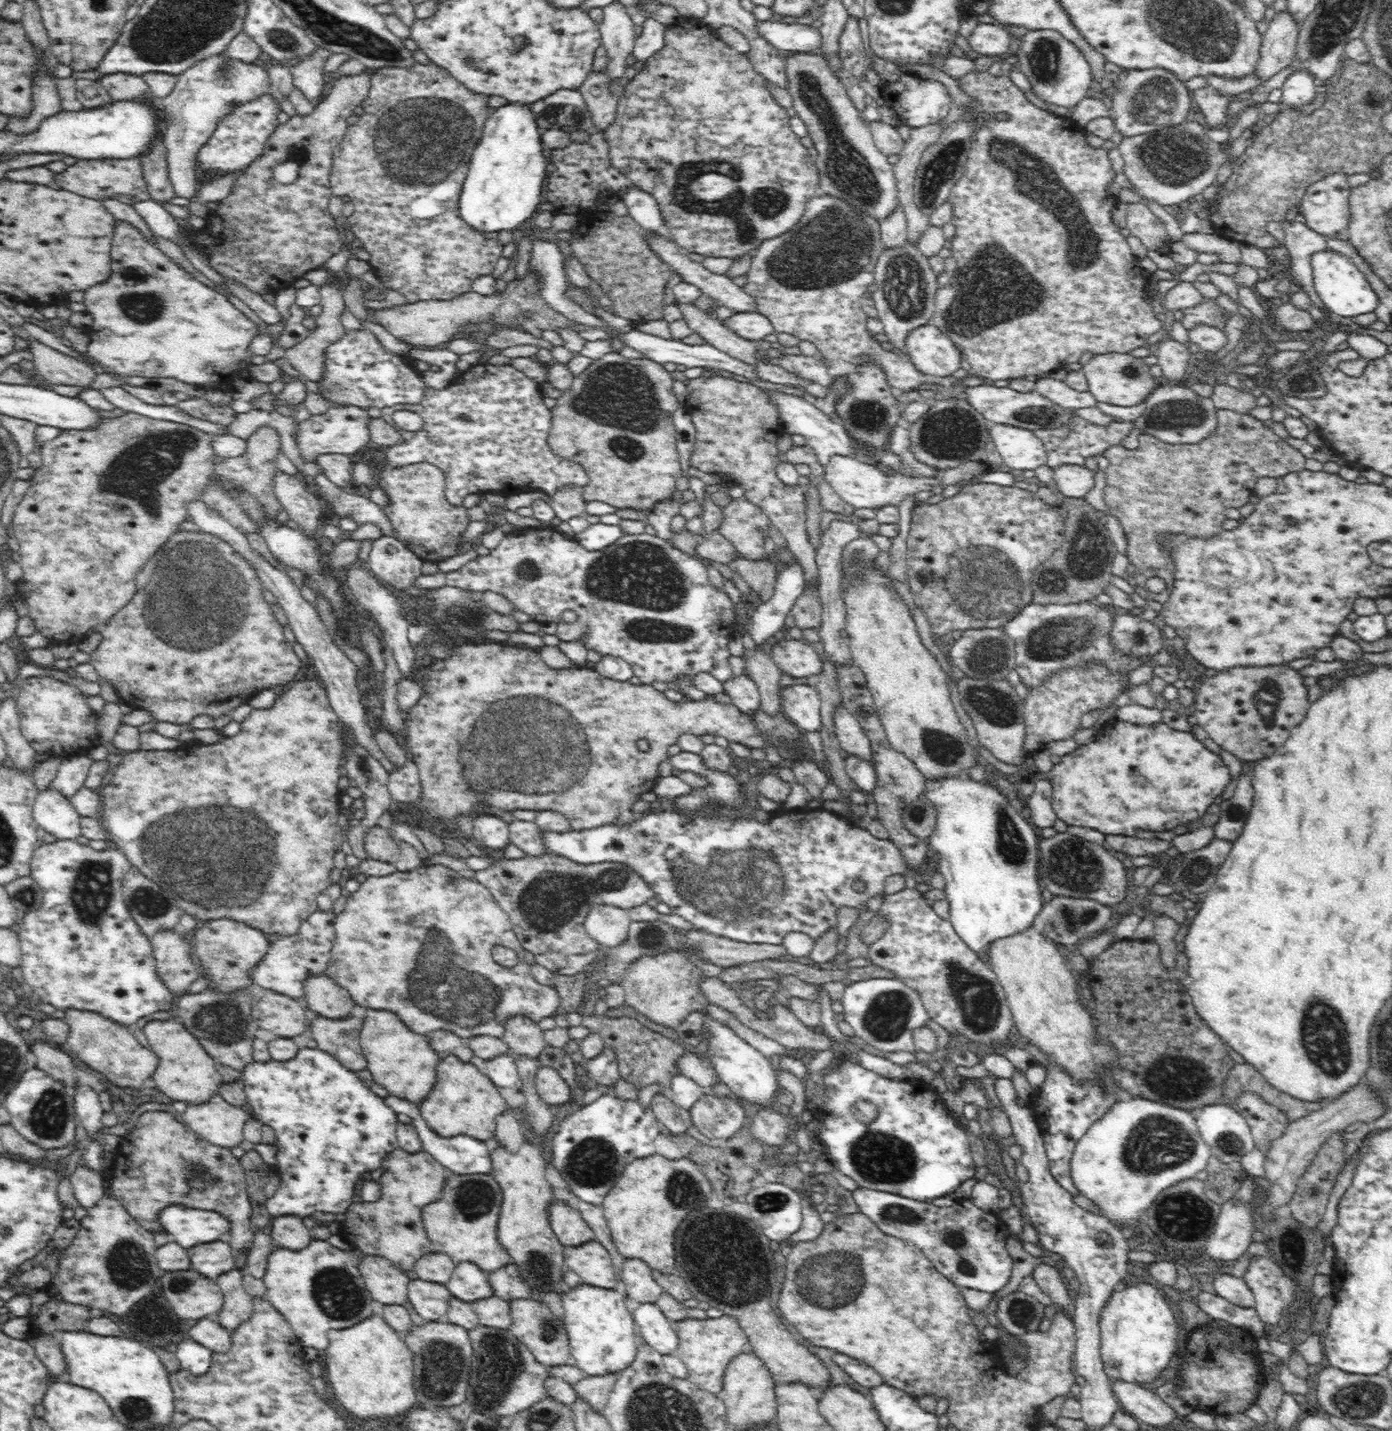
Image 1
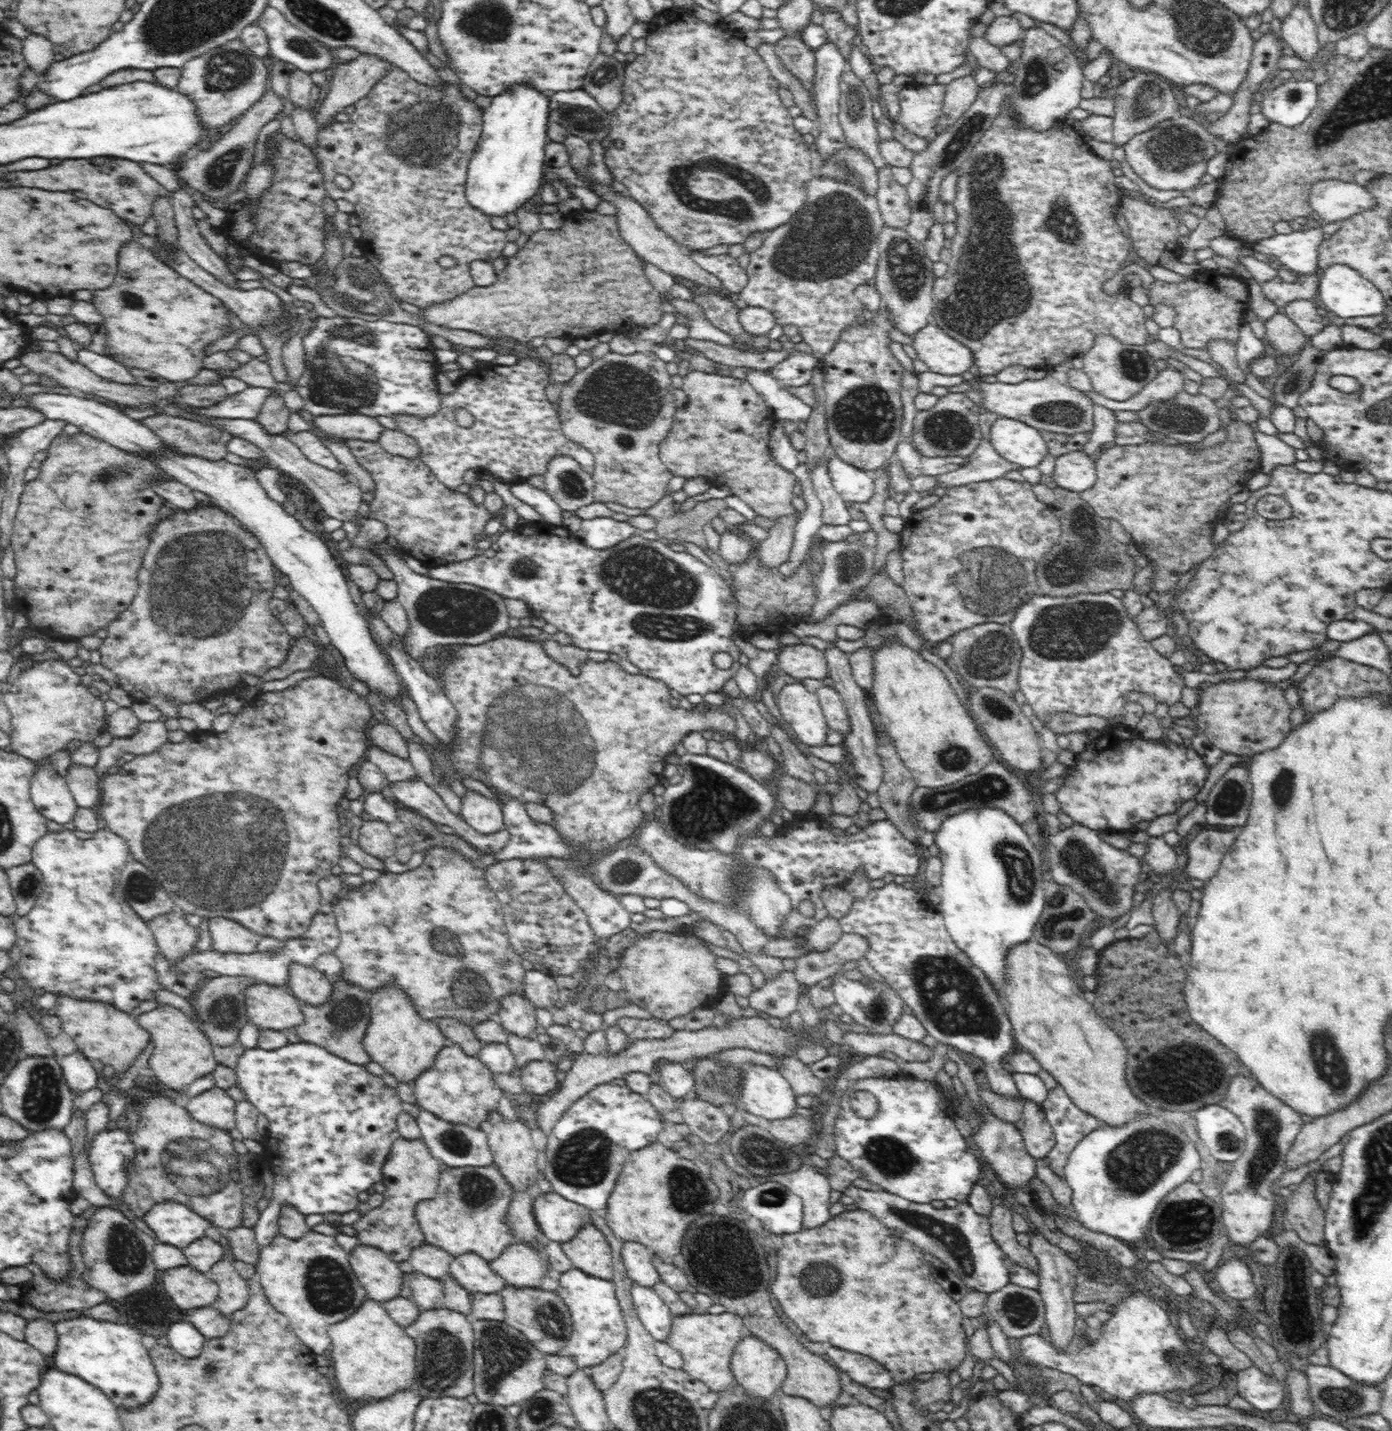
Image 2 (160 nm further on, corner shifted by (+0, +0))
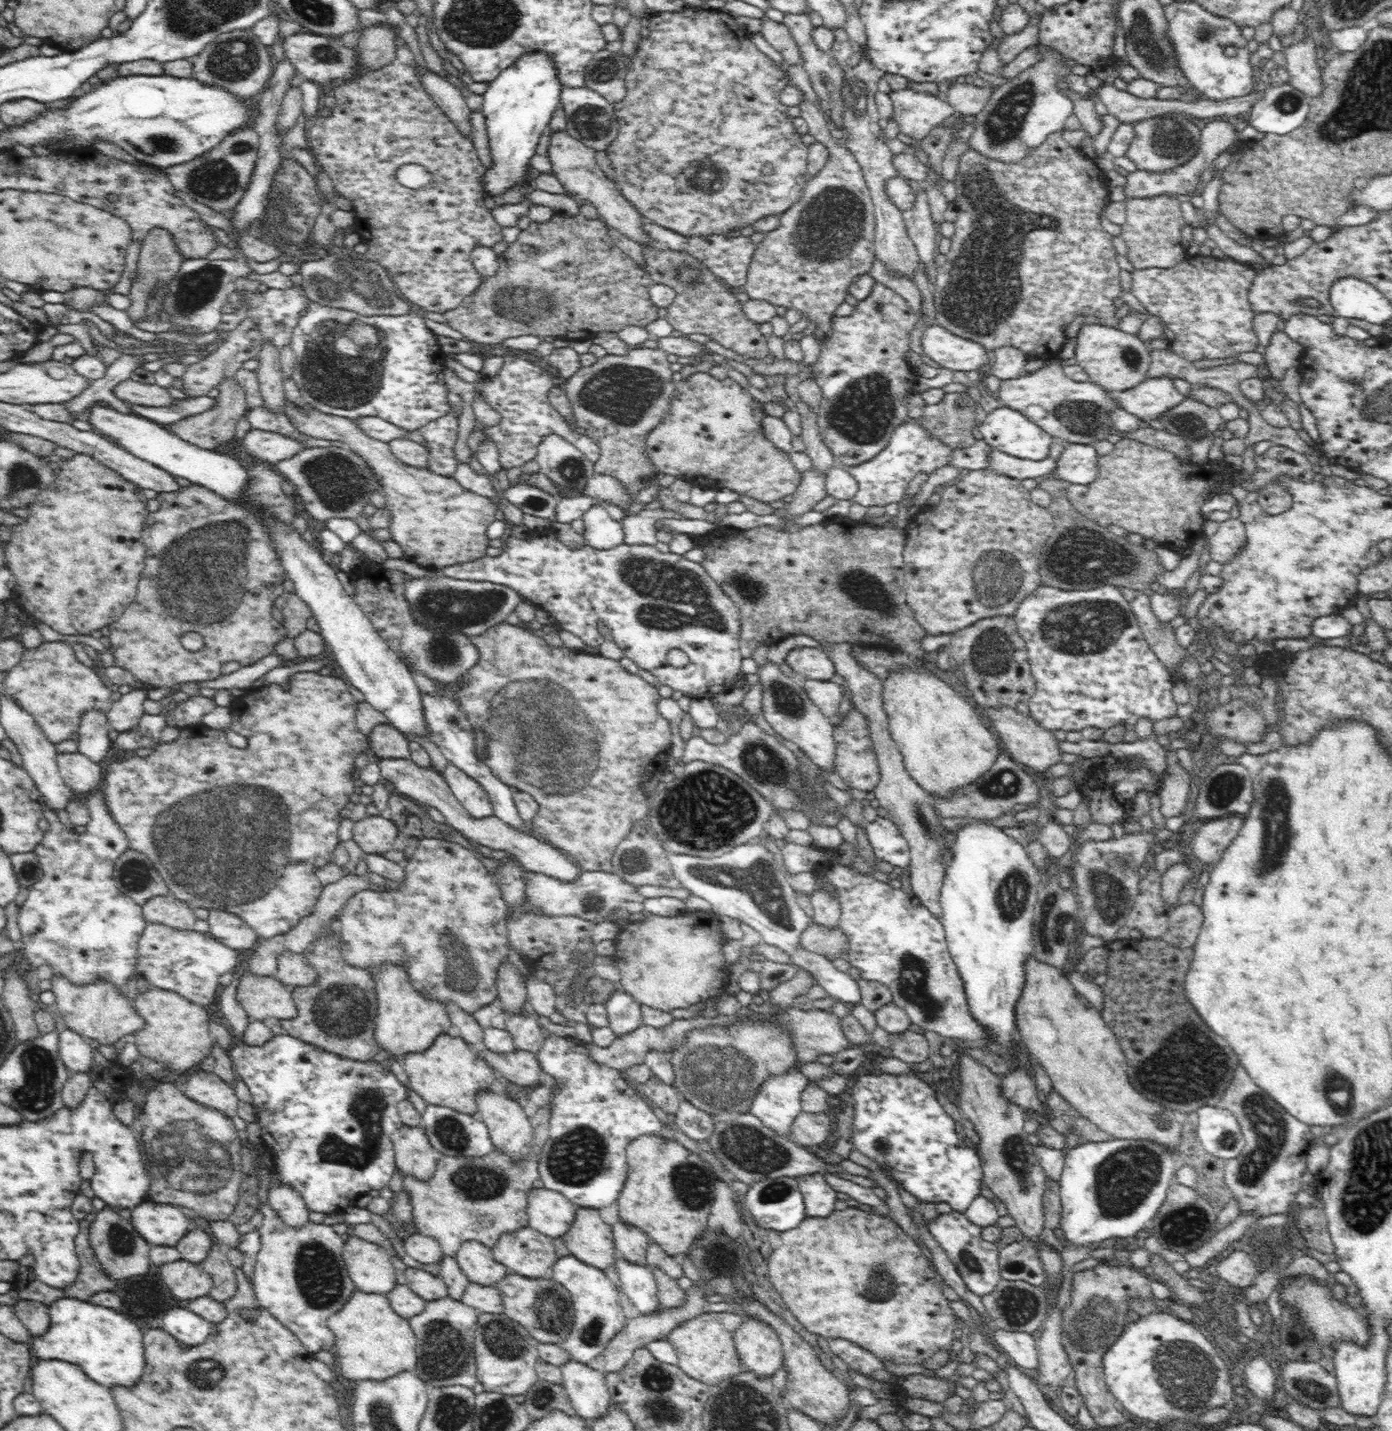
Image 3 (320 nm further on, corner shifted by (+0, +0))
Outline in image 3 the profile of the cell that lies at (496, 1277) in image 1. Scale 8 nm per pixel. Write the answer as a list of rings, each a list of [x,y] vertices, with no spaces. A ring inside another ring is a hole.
[[[530,1226],[519,1228],[514,1234],[504,1234],[491,1248],[495,1260],[499,1264],[504,1264],[508,1268],[508,1272],[516,1273],[520,1276],[528,1278],[546,1278],[550,1275],[552,1266],[558,1260],[553,1238],[542,1234]]]

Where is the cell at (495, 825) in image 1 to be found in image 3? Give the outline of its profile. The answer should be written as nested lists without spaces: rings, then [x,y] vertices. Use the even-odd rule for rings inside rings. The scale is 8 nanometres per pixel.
[[[448,763],[441,772],[444,781],[450,787],[457,801],[468,811],[470,816],[481,819],[493,814],[493,806],[488,793],[470,776],[466,776],[458,767]]]

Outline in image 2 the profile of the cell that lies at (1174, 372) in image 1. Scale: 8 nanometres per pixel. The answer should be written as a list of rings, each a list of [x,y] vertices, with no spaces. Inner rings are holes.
[[[1174,367],[1166,368],[1157,372],[1156,378],[1148,383],[1146,387],[1140,390],[1138,395],[1132,396],[1124,402],[1117,402],[1117,400],[1109,399],[1092,391],[1088,391],[1086,395],[1092,399],[1095,405],[1104,406],[1110,410],[1129,410],[1139,411],[1142,410],[1146,403],[1157,401],[1166,401],[1167,399],[1174,398],[1178,392],[1184,391],[1184,381],[1186,377],[1183,373]]]

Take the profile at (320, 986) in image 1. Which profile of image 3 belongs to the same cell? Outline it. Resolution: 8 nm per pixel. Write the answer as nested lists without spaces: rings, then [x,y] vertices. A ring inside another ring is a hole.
[[[292,951],[279,954],[275,978],[291,989],[310,986],[319,981],[319,975],[310,965],[308,958],[303,953]]]

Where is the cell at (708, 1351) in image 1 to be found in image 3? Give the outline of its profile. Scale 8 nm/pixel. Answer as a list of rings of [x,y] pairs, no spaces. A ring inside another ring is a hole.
[[[728,1310],[726,1312],[702,1313],[700,1316],[690,1317],[682,1321],[670,1331],[666,1339],[678,1352],[679,1366],[688,1376],[703,1381],[710,1388],[731,1376],[745,1370],[737,1358],[733,1336],[735,1330],[744,1322],[745,1317]]]

